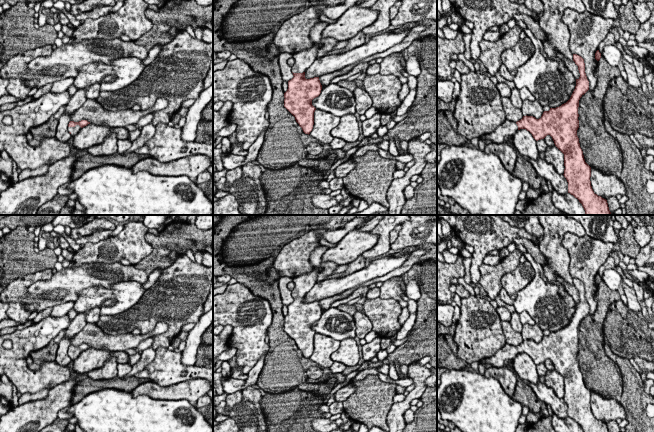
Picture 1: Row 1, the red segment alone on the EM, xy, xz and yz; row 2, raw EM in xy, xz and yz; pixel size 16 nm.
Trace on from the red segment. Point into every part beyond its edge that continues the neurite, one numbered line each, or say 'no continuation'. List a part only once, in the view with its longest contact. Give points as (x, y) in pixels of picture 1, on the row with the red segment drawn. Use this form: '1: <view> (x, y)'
1: xy (74, 130)

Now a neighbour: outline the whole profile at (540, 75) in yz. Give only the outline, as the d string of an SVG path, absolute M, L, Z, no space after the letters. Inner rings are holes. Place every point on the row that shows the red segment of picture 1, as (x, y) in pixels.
M522 28L522 31L531 39L535 50L532 57L525 64L517 68L517 73L513 80L516 88L520 90L526 87L542 106L549 105L550 108L561 106L570 99L576 86L576 80L569 84L558 69L559 62L550 59L544 52L542 41L537 39L529 29Z

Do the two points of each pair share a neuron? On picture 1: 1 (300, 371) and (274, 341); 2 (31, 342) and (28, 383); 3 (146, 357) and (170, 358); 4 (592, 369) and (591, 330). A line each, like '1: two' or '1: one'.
1: one
2: one
3: two
4: one

